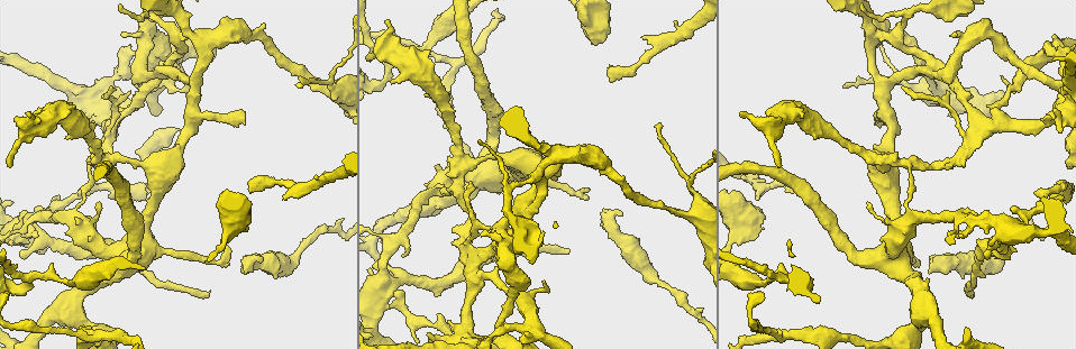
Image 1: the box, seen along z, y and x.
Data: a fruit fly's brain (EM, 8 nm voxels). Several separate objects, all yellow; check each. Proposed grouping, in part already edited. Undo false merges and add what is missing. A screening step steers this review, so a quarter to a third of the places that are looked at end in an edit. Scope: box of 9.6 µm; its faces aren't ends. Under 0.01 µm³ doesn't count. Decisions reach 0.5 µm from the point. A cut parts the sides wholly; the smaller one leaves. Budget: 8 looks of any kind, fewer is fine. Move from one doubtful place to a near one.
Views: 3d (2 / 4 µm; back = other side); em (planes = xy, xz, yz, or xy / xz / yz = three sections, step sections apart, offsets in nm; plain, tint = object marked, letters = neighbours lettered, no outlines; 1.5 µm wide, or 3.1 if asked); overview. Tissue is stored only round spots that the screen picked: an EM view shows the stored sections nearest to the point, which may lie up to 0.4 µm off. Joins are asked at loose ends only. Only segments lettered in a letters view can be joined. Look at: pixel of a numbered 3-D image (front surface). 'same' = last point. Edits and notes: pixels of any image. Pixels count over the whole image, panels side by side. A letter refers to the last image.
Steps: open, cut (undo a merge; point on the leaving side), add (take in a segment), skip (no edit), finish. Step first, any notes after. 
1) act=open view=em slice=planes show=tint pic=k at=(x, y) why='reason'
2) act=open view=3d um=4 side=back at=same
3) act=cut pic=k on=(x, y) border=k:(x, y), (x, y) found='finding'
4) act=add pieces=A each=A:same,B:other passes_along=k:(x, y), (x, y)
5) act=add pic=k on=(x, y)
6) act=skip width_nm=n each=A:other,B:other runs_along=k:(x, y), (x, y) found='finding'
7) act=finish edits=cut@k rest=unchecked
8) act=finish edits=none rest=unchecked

act=open view=3d um=4 pic=1 at=(763, 284) why='thick turns thin'

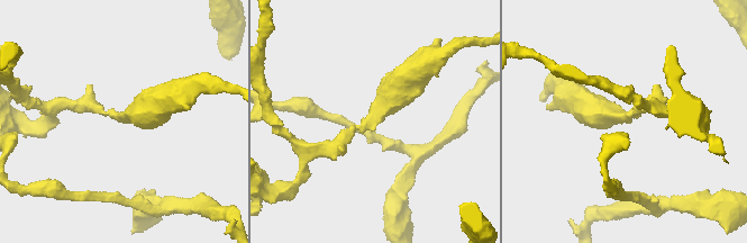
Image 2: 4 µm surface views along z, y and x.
act=open view=em slice=planes show=plain pic=2 at=(111, 116) why='shape alone is not enough'

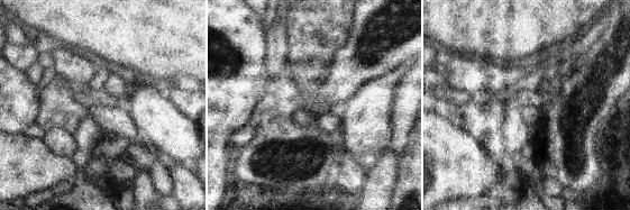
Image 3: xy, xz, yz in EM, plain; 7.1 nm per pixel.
act=open view=em slice=planes show=letters at=same why='what lies round it'

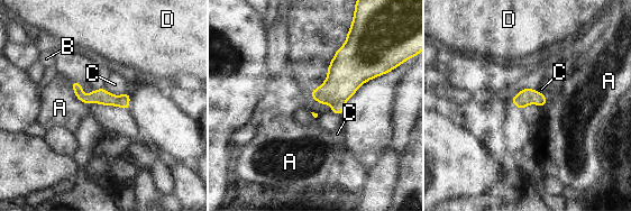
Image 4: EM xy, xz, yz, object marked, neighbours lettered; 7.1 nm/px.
act=skip each=A:other,B:other,C:other,D:other found='continuous, no second cell'

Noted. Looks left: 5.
act=open view=em slice=planes show=plain pic=1 at=(393, 240)

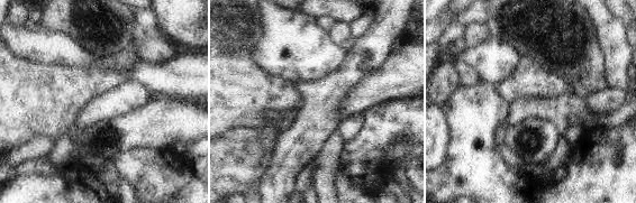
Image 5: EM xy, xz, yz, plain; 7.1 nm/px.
act=open view=em slice=planes show=letters at=same why='what lies round it'

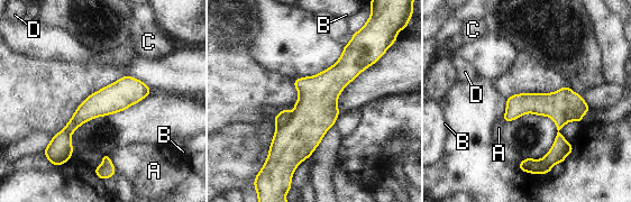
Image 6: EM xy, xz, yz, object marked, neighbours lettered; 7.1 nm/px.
act=cut pic=6 on=(283, 117) width_nm=180 each=A:other,B:other,C:other,D:other border=6:(292, 113), (283, 125), (276, 127) found='two cells meet here'

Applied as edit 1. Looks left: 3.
act=finish edits=cut@6 rest=unchecked

